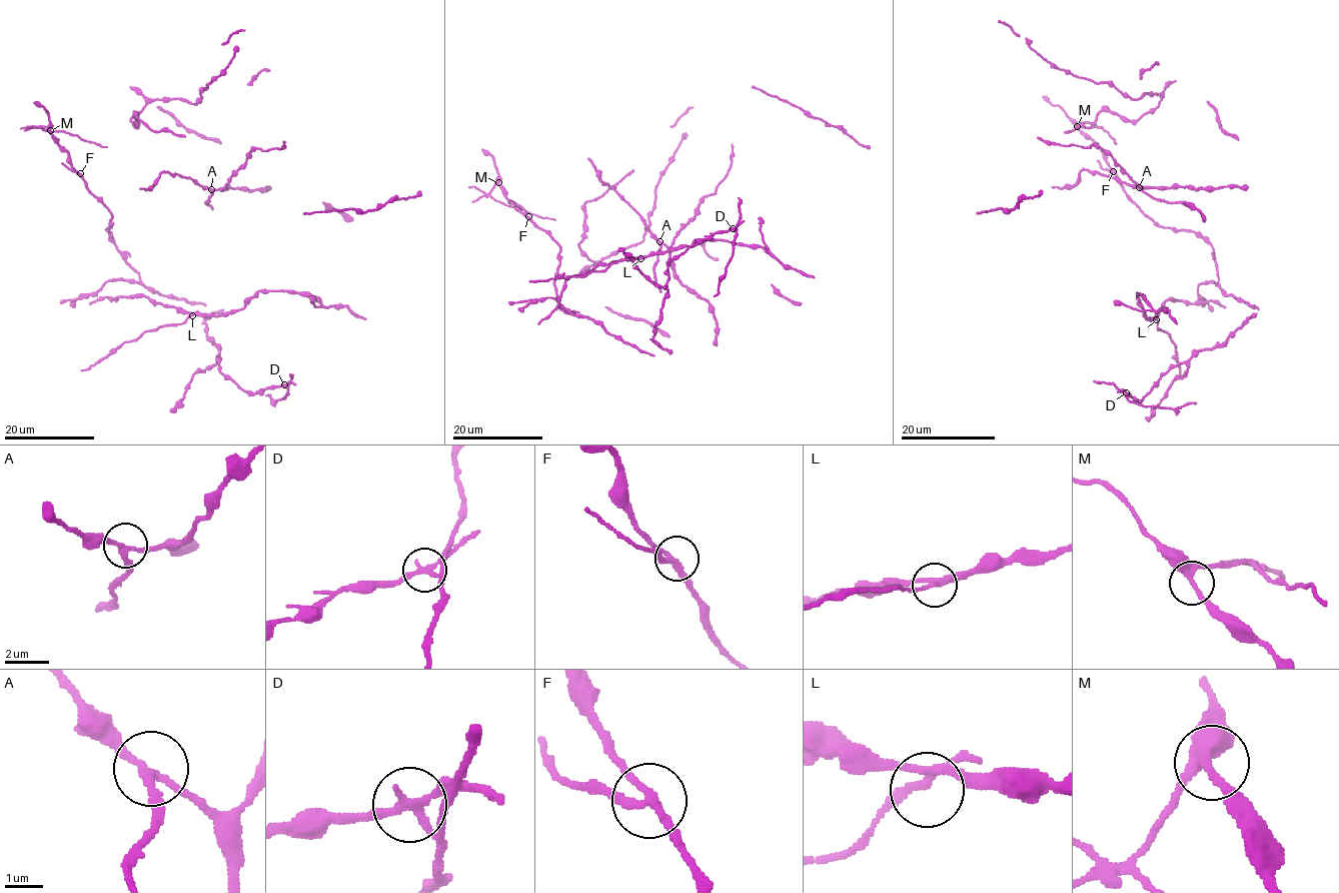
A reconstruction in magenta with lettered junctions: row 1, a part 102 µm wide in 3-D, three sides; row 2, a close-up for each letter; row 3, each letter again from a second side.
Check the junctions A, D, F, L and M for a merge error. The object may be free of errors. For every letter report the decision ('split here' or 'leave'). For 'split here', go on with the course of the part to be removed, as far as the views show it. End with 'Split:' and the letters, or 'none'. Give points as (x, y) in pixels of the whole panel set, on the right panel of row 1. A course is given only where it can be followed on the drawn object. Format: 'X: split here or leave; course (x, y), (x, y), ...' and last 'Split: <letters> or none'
A: leave
D: split here; course (1126, 392), (1130, 400), (1140, 404), (1176, 408), (1196, 403)
F: leave
L: leave
M: leave
Split: D

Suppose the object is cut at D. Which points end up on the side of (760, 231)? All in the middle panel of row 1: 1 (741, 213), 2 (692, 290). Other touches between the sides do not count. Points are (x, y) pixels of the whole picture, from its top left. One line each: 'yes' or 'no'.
1: no
2: yes

